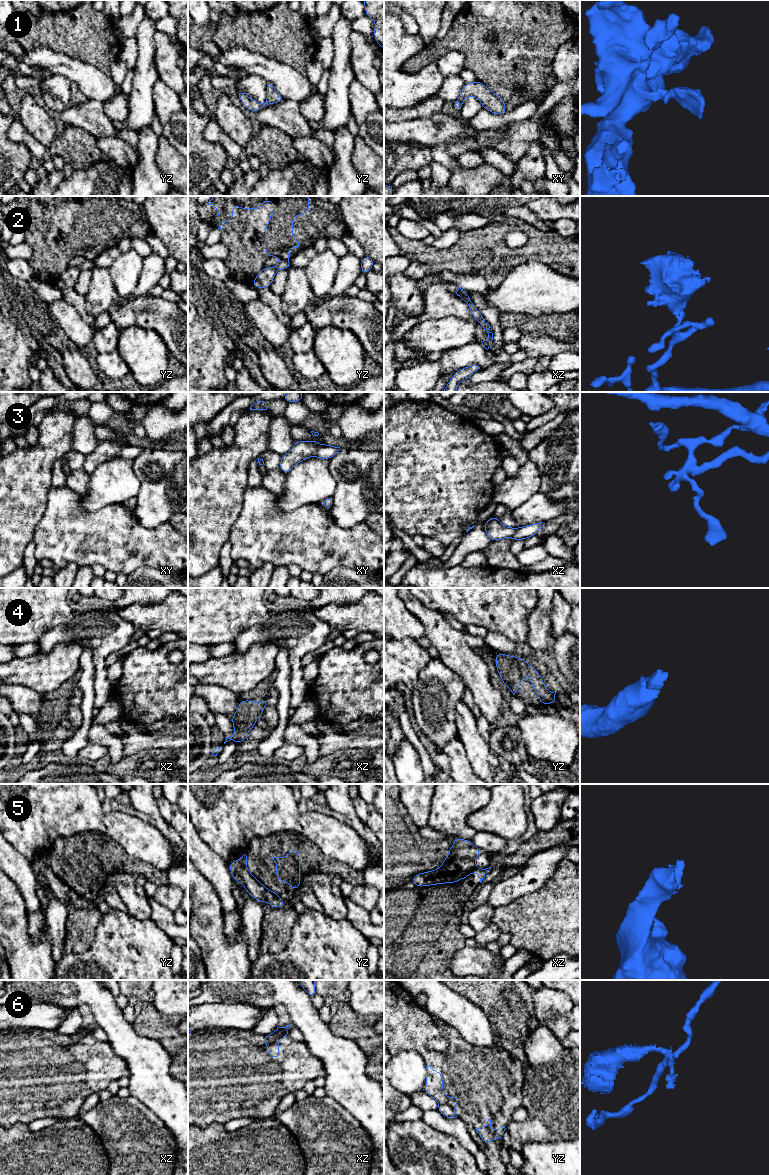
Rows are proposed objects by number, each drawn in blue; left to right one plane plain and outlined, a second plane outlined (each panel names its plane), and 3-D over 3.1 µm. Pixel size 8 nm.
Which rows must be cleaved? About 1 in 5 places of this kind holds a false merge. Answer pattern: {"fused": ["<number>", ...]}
{"fused": ["2", "3", "5", "6"]}

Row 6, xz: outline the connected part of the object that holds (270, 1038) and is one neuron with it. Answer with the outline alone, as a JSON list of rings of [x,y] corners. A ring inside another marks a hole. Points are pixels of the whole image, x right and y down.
[[[292,1024],[286,1027],[278,1027],[273,1033],[271,1033],[270,1035],[267,1035],[267,1040],[265,1044],[266,1045],[271,1044],[277,1035],[281,1035],[286,1029],[290,1029],[291,1027],[292,1027]]]

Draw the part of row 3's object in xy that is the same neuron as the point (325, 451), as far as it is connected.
[[[323,443],[312,456],[320,459],[330,460],[333,456],[338,453],[340,449],[340,447],[331,446]]]

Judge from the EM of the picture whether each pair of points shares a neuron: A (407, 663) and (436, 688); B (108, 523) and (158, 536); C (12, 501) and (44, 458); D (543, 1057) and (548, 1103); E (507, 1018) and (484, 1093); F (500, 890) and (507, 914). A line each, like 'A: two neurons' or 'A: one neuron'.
A: two neurons
B: one neuron
C: one neuron
D: one neuron
E: two neurons
F: two neurons

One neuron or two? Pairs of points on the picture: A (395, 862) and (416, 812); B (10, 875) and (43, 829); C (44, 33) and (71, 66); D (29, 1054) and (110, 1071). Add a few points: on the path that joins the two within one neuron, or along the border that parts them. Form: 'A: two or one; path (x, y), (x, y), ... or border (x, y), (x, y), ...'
A: two; border (400, 801), (412, 823), (418, 829)
B: two; border (10, 844), (32, 865)
C: two; border (37, 47), (47, 47), (82, 61)
D: one; path (49, 1065), (58, 1065), (61, 1068), (90, 1068)

